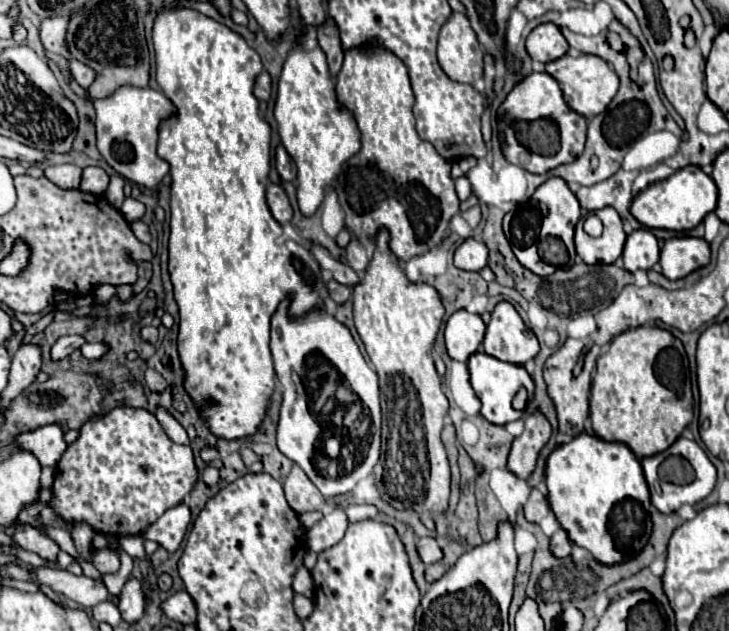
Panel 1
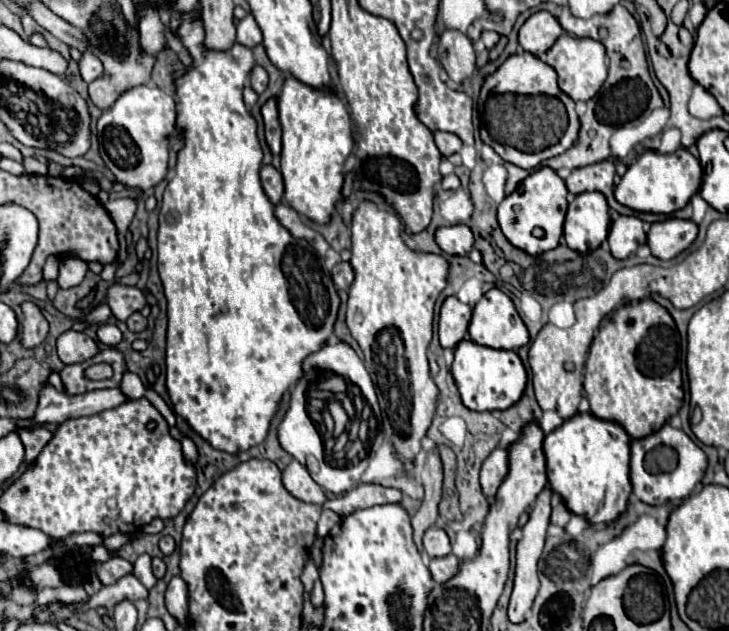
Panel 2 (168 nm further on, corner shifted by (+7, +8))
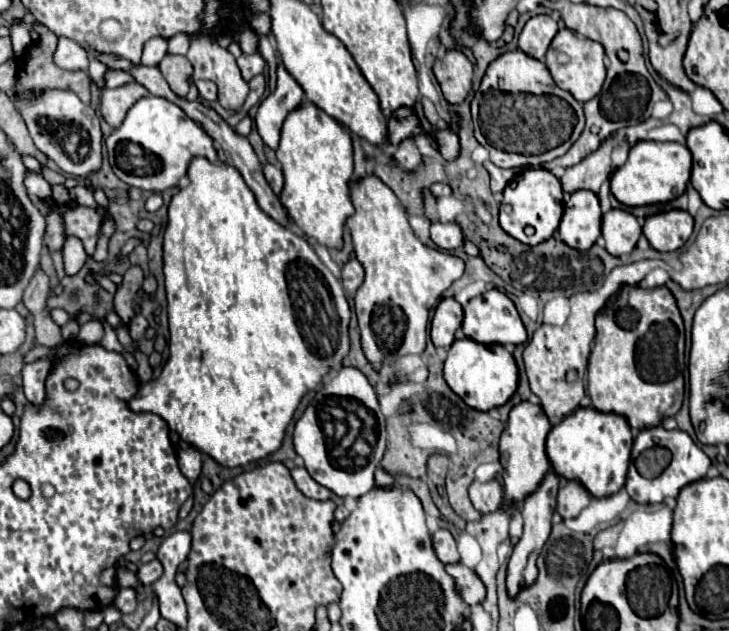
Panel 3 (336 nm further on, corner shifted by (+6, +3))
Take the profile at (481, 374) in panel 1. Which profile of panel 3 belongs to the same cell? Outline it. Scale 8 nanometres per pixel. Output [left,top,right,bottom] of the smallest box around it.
[444,339,518,411]

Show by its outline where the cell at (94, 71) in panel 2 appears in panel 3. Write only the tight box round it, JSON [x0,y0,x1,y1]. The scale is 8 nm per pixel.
[106,71,134,87]

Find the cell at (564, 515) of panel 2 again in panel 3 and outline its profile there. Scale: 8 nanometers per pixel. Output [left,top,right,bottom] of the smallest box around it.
[558,481,592,519]

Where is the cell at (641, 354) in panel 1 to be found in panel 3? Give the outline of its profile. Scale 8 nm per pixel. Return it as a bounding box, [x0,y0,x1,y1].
[588,285,684,429]

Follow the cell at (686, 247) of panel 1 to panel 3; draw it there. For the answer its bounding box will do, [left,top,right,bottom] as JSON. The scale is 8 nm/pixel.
[642,209,694,251]

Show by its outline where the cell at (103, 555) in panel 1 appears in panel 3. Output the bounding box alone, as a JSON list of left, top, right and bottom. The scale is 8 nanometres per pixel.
[138,559,162,587]

